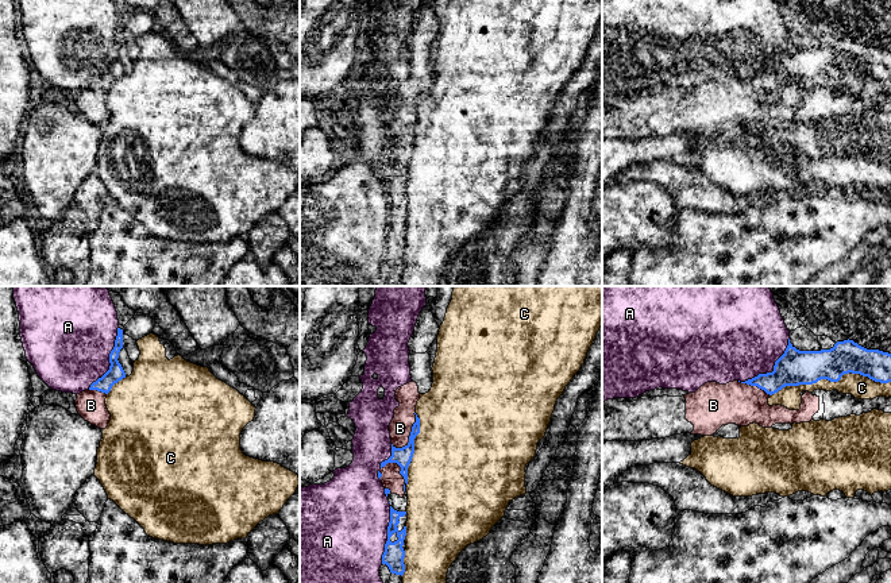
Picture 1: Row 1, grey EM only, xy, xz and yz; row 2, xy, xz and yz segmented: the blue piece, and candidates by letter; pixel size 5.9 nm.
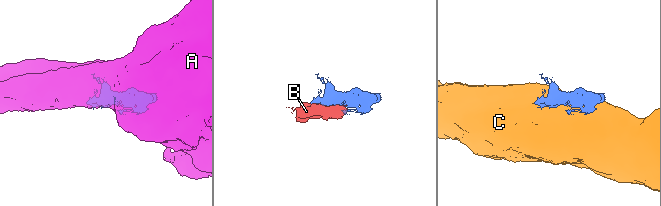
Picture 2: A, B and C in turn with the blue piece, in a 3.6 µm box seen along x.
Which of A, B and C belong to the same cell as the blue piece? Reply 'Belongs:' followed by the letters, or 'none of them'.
Belongs: B

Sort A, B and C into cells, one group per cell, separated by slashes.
A / B / C

